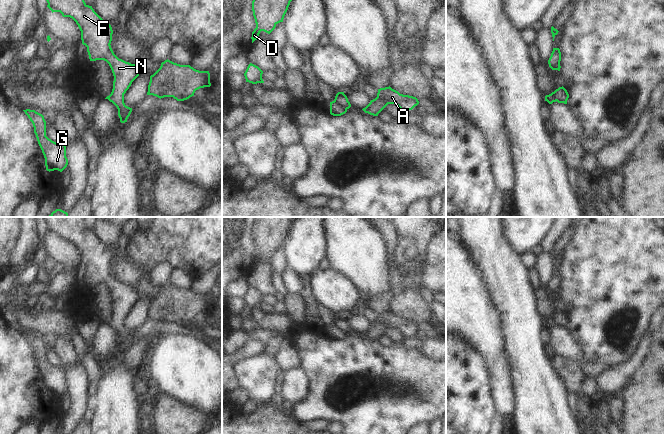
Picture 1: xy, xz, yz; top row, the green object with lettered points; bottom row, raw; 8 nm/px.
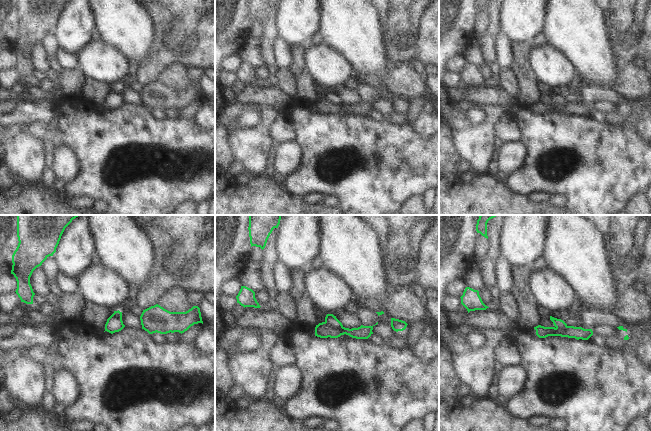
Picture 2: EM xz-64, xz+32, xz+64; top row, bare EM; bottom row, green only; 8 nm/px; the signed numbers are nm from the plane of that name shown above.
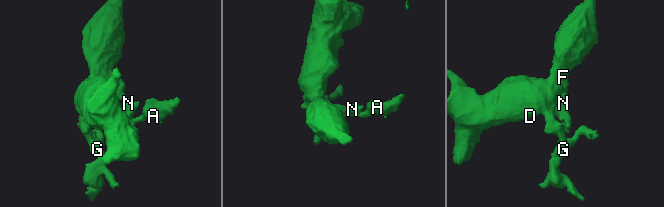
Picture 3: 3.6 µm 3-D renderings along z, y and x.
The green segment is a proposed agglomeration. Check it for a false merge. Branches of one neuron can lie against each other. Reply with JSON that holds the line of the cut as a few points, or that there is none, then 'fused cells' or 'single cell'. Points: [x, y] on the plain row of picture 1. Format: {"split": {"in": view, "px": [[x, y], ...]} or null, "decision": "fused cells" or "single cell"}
{"split": {"in": "xz", "px": [[334, 324], [346, 334]]}, "decision": "fused cells"}

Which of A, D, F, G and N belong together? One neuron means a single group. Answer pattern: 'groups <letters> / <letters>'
groups A / D F G N

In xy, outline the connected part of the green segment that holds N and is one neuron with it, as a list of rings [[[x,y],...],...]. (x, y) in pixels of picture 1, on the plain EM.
[[[43,217],[53,236],[72,242],[81,255],[82,268],[87,271],[90,285],[106,285],[113,297],[113,313],[109,321],[118,333],[121,347],[127,346],[132,332],[124,327],[124,318],[140,295],[135,288],[119,283],[111,272],[113,254],[92,232],[85,227],[82,217]]]

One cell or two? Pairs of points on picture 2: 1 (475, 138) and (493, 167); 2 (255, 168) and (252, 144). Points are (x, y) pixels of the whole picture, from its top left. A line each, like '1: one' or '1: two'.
1: one
2: one

